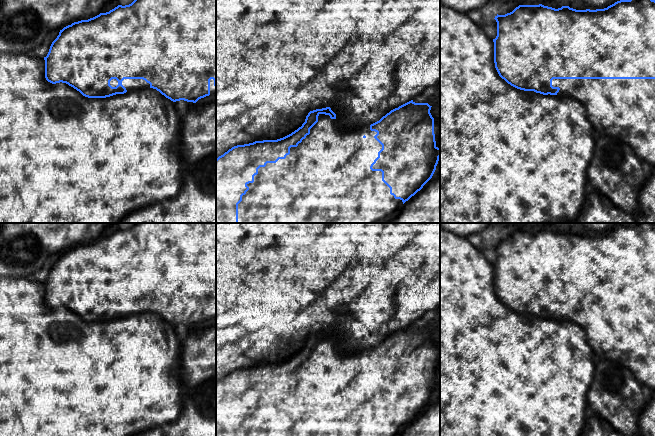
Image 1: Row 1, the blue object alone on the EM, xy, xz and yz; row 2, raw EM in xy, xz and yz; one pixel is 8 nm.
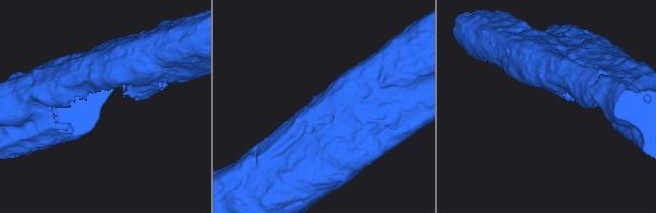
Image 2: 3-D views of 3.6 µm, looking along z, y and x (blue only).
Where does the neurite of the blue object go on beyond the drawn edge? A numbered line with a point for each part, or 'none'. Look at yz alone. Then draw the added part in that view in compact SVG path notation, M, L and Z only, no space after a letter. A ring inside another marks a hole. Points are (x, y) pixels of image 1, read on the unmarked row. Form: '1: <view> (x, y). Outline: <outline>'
1: yz (624, 333). Outline: M553 303L552 310L560 312L557 317L558 320L571 321L584 330L587 340L597 358L603 358L622 365L634 375L639 383L655 391L655 303Z

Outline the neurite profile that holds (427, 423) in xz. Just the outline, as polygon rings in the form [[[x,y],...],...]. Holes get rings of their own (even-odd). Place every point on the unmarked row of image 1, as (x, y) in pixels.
[[[440,381],[432,402],[401,430],[401,436],[440,436]]]

